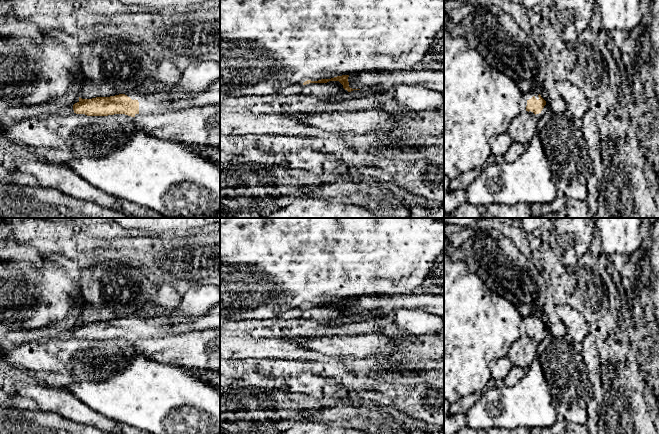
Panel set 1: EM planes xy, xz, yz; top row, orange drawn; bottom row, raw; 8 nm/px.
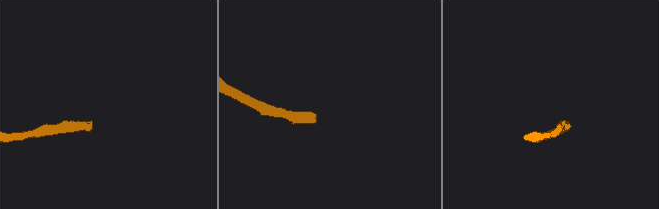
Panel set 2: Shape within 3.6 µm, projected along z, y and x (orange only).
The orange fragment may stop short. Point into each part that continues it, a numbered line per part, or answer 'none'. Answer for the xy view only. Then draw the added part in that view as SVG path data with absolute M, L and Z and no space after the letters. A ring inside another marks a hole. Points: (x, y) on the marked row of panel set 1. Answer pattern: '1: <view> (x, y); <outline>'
1: xy (153, 103); M220 78L212 83L205 92L185 101L173 102L170 99L170 91L149 94L133 92L125 95L139 102L139 114L163 114L192 107L220 104Z

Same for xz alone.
1: xz (381, 81); M415 69L412 71L361 72L348 74L349 87L383 92L397 85L420 85L444 94L444 72Z

